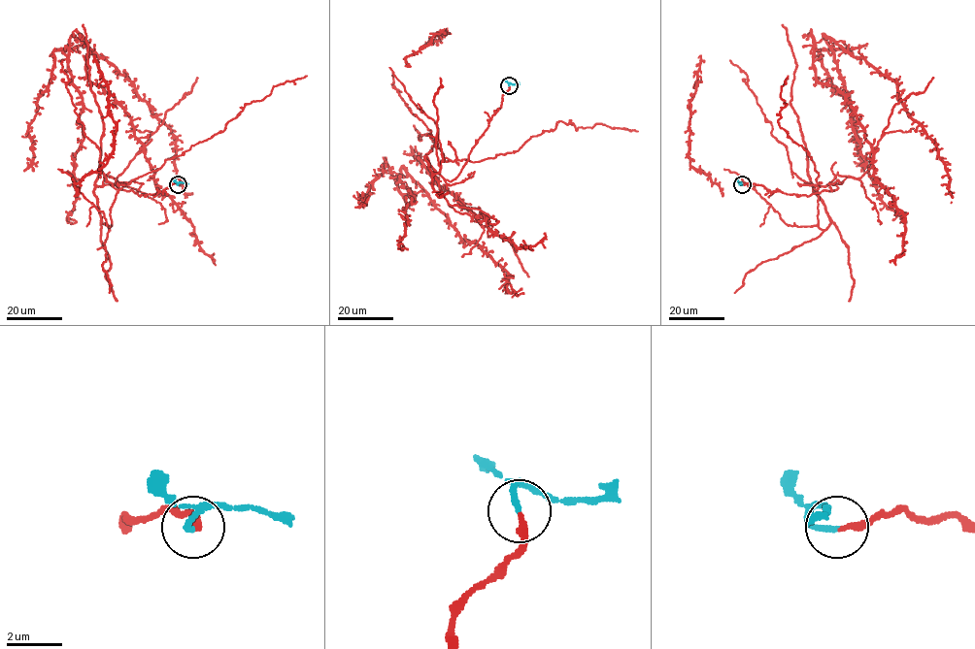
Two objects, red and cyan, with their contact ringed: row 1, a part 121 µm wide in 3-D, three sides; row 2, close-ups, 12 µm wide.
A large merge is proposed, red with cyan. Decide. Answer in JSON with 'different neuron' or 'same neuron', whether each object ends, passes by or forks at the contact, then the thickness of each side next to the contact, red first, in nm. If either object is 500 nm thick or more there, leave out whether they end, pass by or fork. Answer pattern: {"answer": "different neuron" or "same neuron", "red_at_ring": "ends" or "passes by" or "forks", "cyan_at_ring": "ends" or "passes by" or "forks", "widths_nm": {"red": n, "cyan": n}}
{"answer": "different neuron", "red_at_ring": "ends", "cyan_at_ring": "ends", "widths_nm": {"red": 220, "cyan": 220}}

